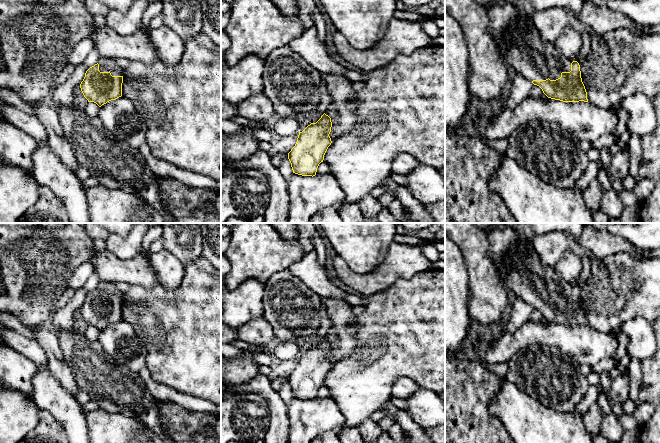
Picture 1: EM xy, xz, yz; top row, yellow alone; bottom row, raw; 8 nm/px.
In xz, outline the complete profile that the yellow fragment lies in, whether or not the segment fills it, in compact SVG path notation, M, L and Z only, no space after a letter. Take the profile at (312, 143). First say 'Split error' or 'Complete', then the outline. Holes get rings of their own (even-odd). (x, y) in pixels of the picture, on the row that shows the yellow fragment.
Complete. M325 113L316 123L311 123L299 132L295 146L288 153L293 173L315 176L317 168L331 145L331 118Z

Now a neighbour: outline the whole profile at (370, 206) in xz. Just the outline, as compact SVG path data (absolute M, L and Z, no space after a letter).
M370 194L363 197L357 206L360 208L365 221L377 219L378 214L384 208L378 198Z

